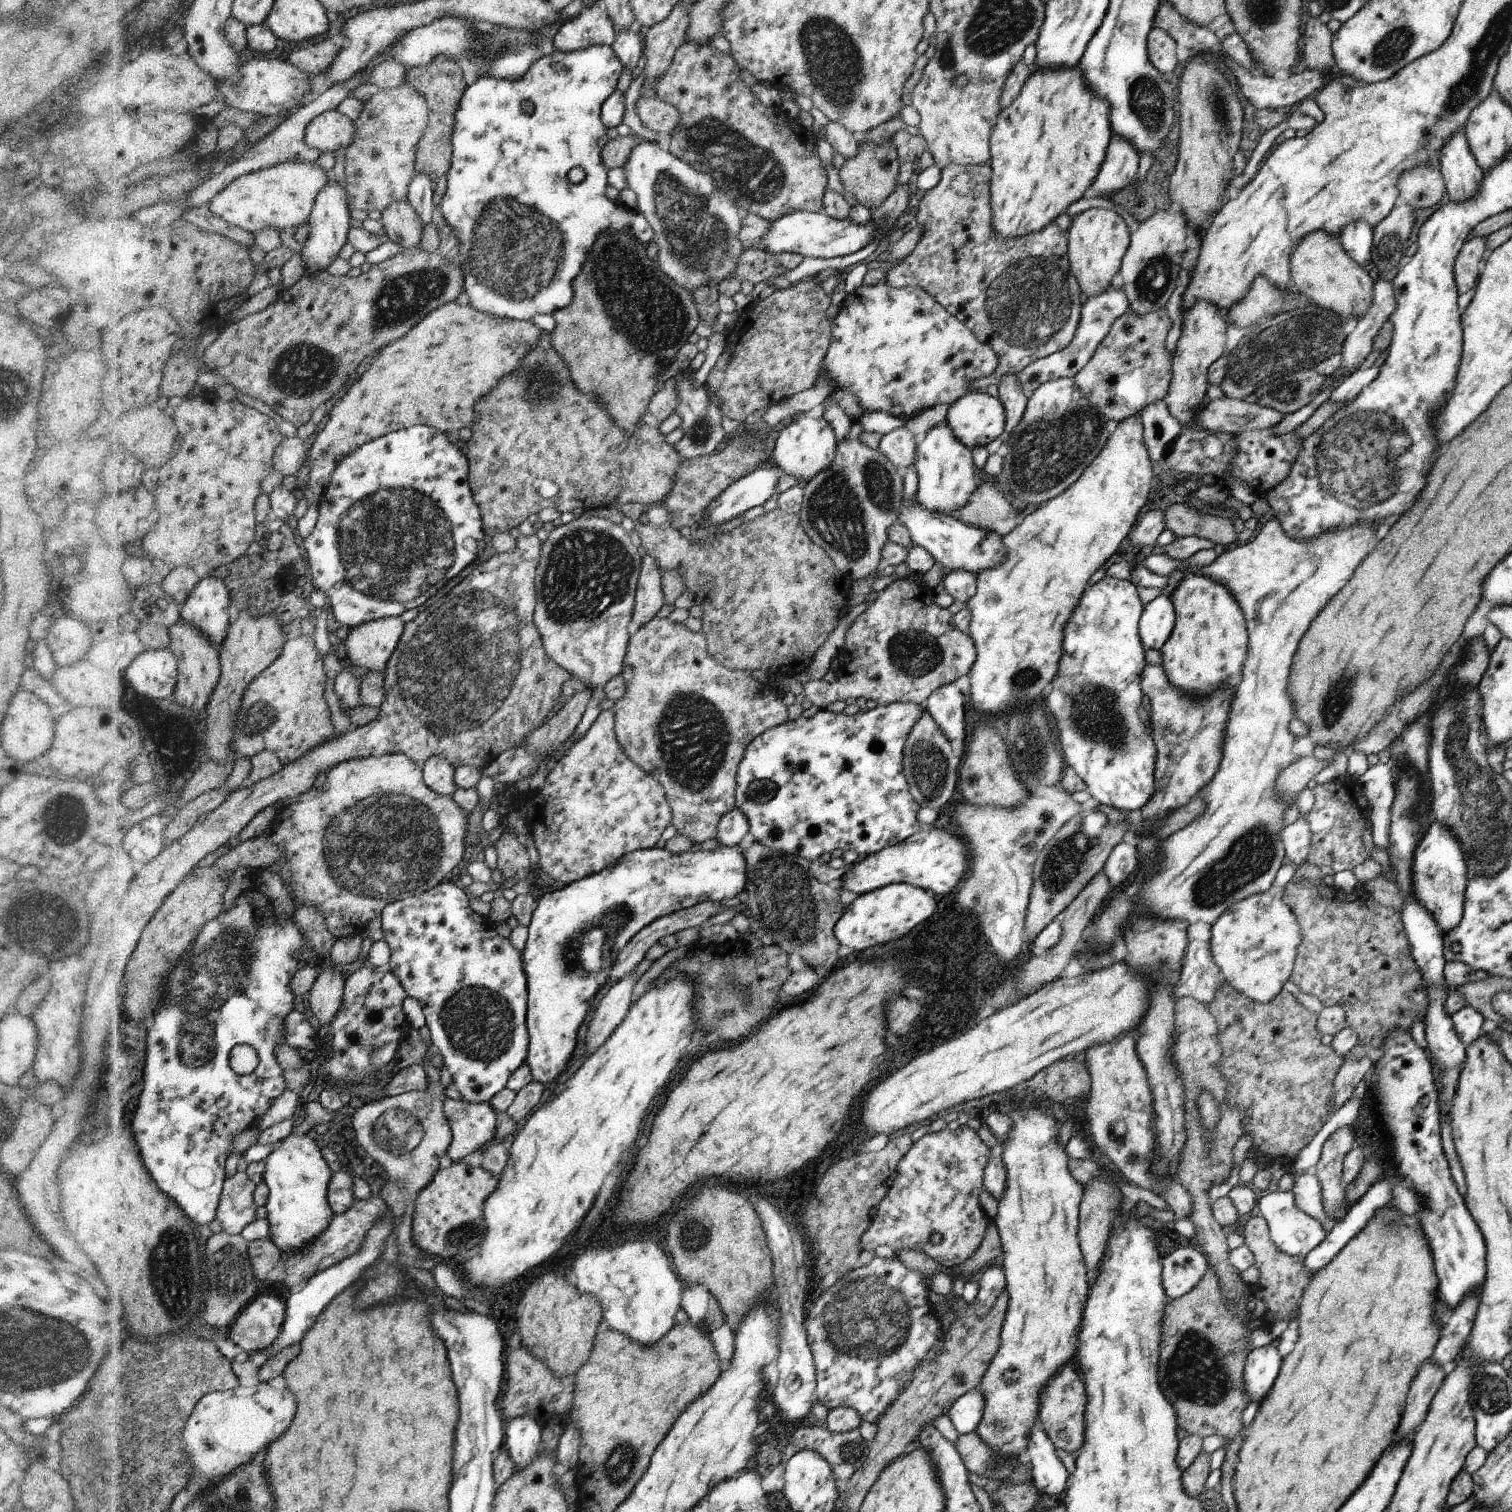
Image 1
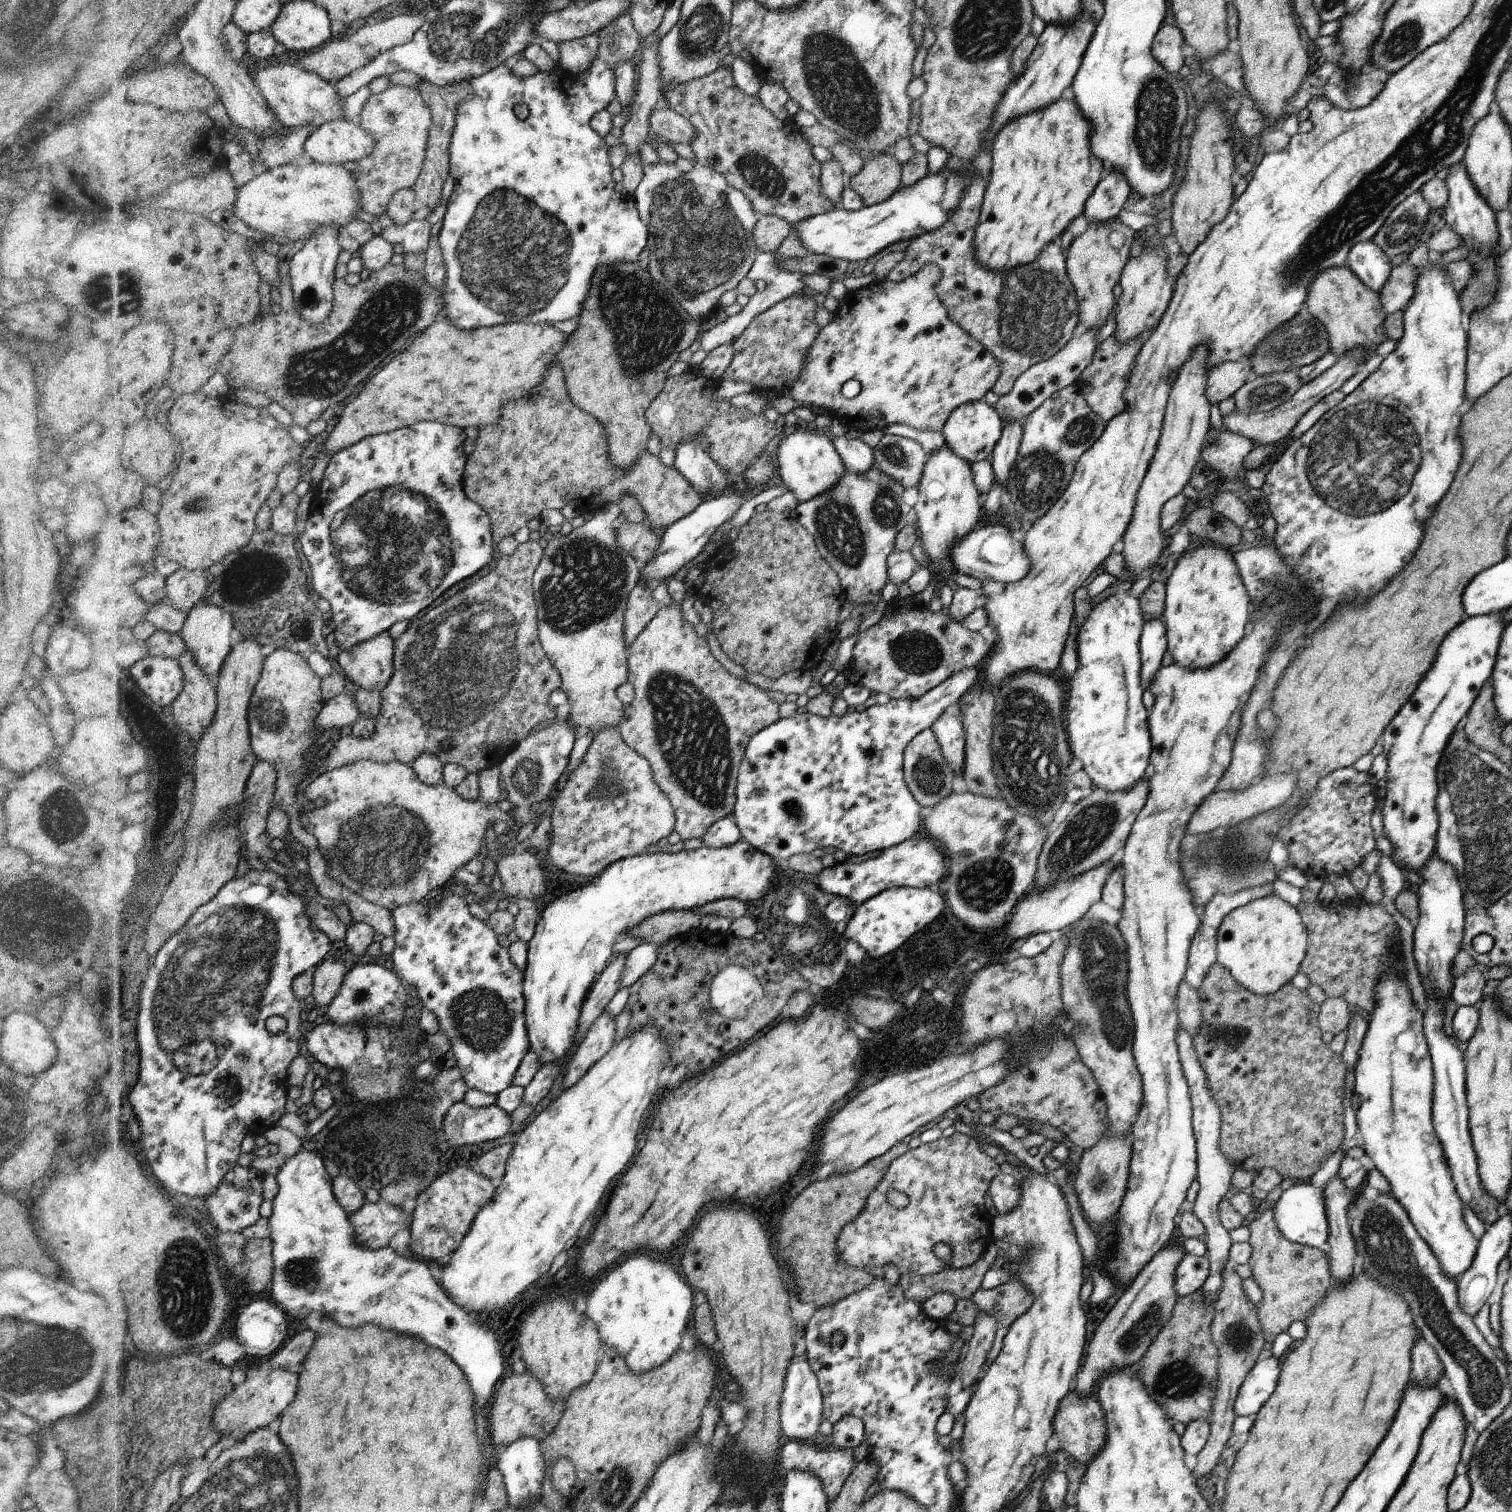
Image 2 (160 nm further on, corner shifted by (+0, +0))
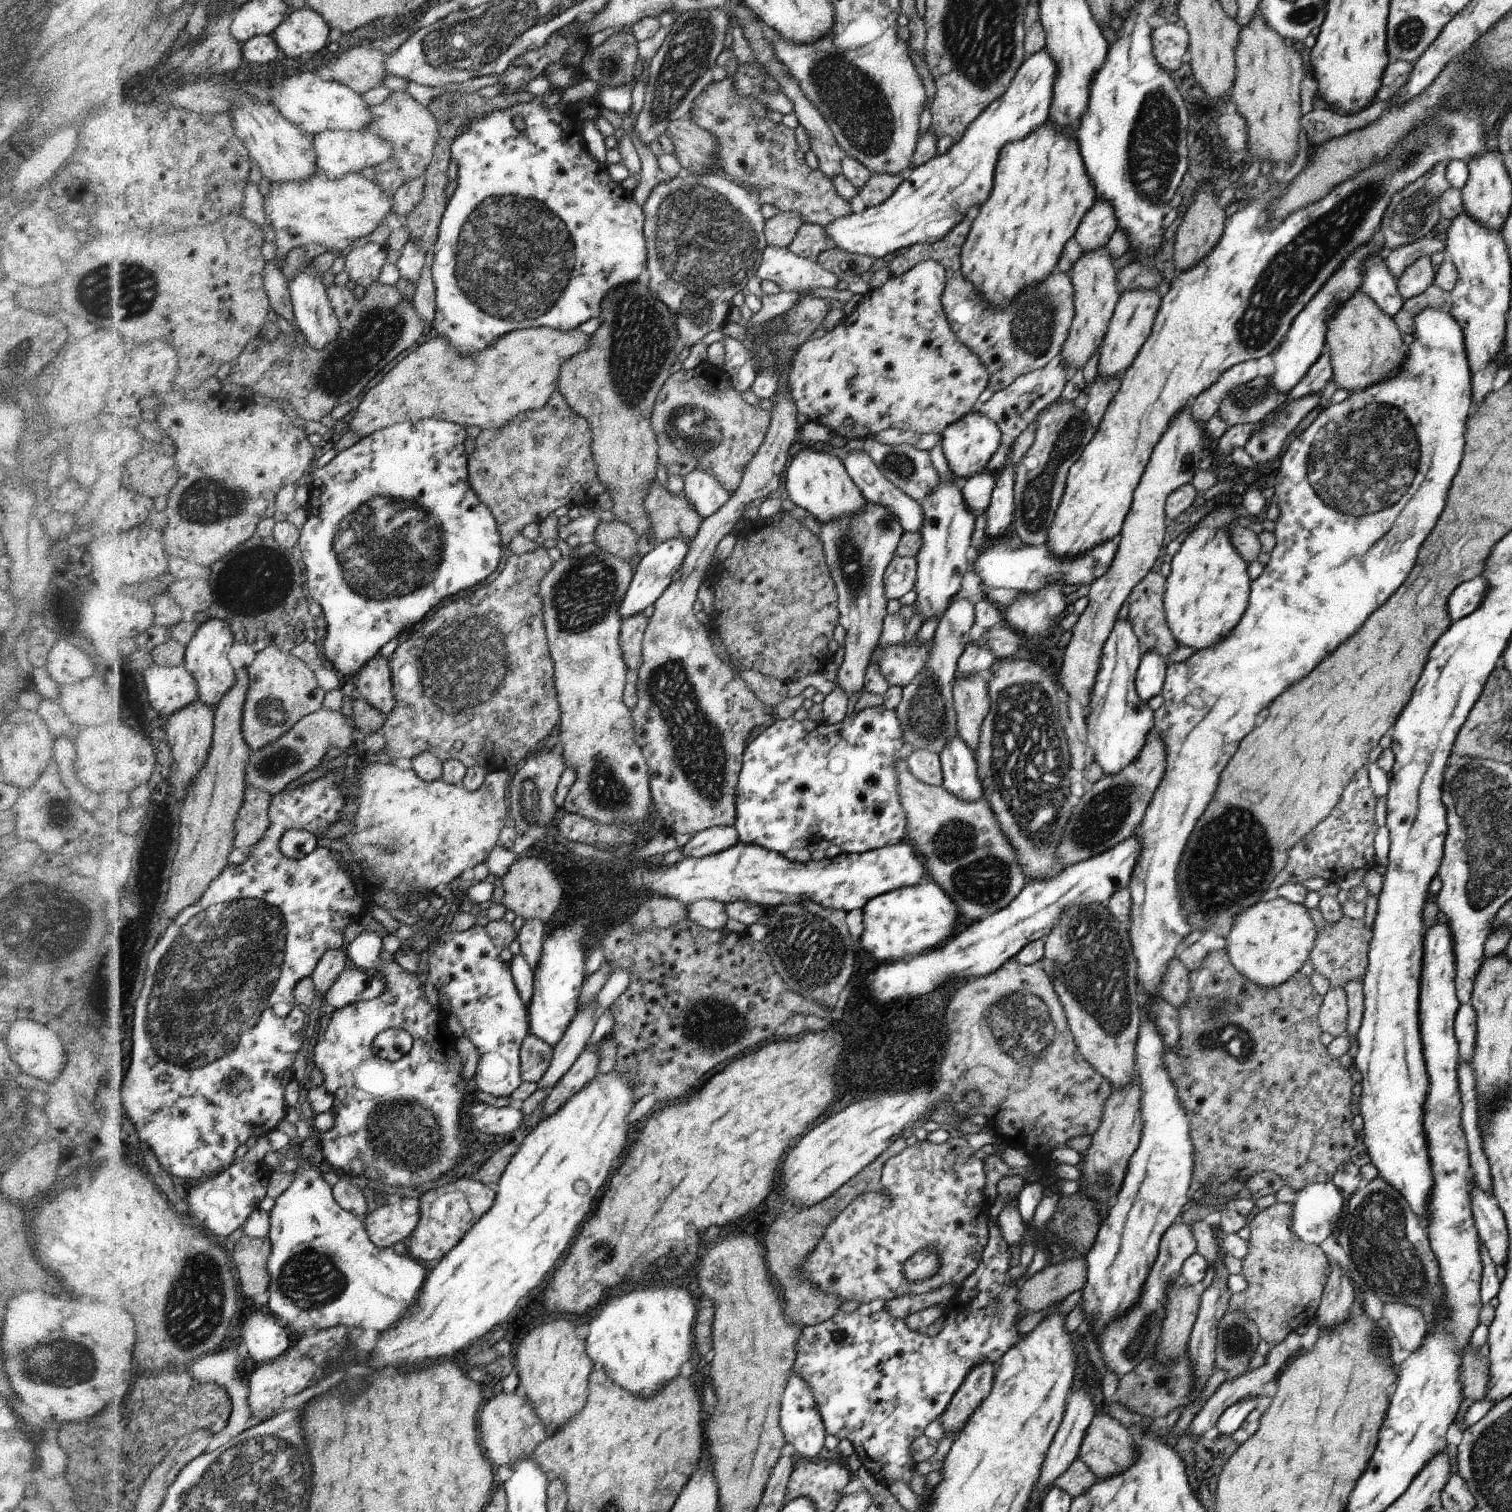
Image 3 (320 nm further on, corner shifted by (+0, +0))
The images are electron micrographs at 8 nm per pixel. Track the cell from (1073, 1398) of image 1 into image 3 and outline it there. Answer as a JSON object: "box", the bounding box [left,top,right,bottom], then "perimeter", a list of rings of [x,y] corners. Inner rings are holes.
{"box":[1078,1414,1138,1479],"perimeter":[[[1096,1414],[1090,1427],[1086,1430],[1078,1458],[1092,1470],[1097,1479],[1122,1474],[1124,1470],[1128,1470],[1134,1464],[1134,1460],[1138,1459],[1136,1438],[1135,1433],[1126,1429],[1118,1420],[1108,1414]]]}

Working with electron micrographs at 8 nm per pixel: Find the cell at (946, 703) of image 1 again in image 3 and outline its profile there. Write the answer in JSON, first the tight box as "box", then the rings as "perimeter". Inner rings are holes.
{"box":[939,735,983,800],"perimeter":[[[957,735],[942,748],[939,755],[941,761],[942,787],[962,800],[983,799],[981,780],[976,776],[976,762],[972,750]]]}

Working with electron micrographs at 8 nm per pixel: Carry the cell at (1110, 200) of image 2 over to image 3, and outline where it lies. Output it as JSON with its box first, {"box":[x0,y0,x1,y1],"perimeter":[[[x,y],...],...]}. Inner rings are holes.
{"box":[1075,200,1118,252],"perimeter":[[[1097,200],[1085,219],[1081,221],[1075,237],[1076,242],[1080,244],[1082,252],[1098,250],[1108,244],[1117,229],[1118,216],[1114,212],[1114,206],[1106,200]]]}

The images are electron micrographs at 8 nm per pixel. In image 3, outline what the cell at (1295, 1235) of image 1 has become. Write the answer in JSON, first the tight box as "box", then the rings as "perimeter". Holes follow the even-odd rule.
{"box":[1293,1181,1343,1245],"perimeter":[[[1332,1181],[1311,1183],[1298,1191],[1293,1204],[1293,1233],[1308,1244],[1320,1245],[1334,1232],[1335,1219],[1342,1211],[1343,1197]]]}

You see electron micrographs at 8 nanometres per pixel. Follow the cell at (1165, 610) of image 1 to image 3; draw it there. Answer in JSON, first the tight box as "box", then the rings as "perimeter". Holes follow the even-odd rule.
{"box":[1137,652,1167,703],"perimeter":[[[1148,652],[1141,659],[1140,670],[1137,672],[1137,694],[1146,703],[1150,698],[1162,693],[1167,670],[1166,662],[1160,654]]]}

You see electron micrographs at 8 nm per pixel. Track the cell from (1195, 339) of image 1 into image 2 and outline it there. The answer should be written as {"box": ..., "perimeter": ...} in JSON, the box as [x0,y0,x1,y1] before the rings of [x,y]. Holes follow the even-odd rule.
{"box":[1120,344,1210,578],"perimeter":[[[1198,344],[1197,351],[1178,372],[1178,376],[1173,383],[1173,389],[1169,395],[1168,407],[1165,409],[1164,429],[1161,432],[1160,443],[1157,445],[1157,453],[1153,457],[1153,461],[1149,466],[1149,472],[1145,476],[1144,483],[1137,496],[1137,508],[1133,516],[1133,522],[1130,523],[1129,530],[1126,532],[1122,540],[1123,548],[1120,550],[1126,566],[1130,568],[1132,574],[1136,574],[1139,578],[1150,572],[1150,566],[1155,566],[1158,562],[1158,554],[1162,554],[1162,538],[1161,529],[1161,512],[1176,494],[1181,494],[1184,486],[1188,484],[1196,464],[1200,462],[1200,452],[1204,448],[1206,441],[1206,432],[1210,430],[1210,402],[1206,398],[1206,386],[1208,384],[1207,374],[1209,371],[1210,348],[1208,344]]]}

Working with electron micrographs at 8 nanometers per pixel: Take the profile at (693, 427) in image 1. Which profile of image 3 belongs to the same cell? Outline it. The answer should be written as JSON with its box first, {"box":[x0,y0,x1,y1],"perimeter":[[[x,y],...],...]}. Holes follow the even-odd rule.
{"box":[683,468,730,520],"perimeter":[[[694,468],[694,472],[686,474],[683,480],[686,500],[696,506],[703,520],[718,512],[728,502],[730,494],[720,486],[720,482],[712,474],[700,468]]]}

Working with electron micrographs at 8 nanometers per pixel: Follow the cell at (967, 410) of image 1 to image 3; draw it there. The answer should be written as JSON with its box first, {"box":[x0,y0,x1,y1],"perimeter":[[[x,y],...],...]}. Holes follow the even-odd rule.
{"box":[940,410,1003,481],"perimeter":[[[974,410],[961,420],[950,424],[941,433],[940,444],[942,444],[944,458],[946,458],[950,471],[965,481],[986,470],[986,465],[997,451],[1003,438],[1001,428],[996,421],[990,420],[984,413]]]}

